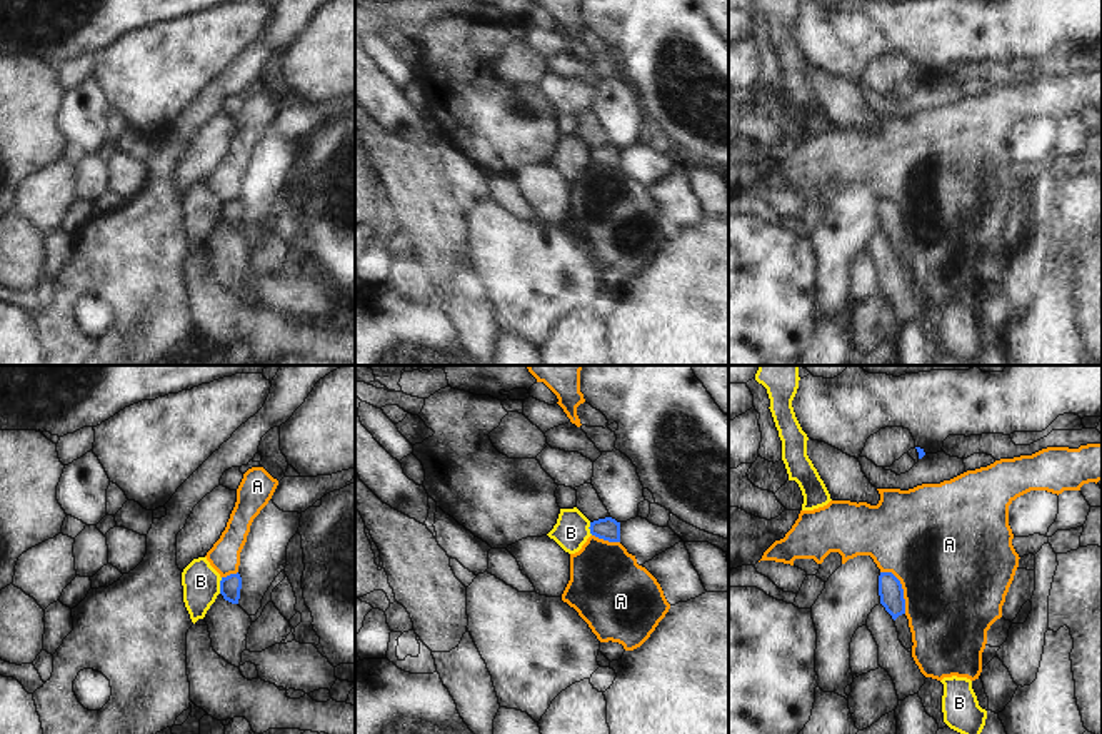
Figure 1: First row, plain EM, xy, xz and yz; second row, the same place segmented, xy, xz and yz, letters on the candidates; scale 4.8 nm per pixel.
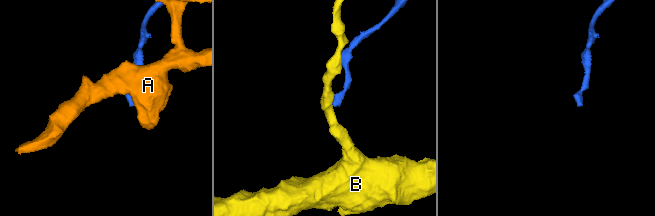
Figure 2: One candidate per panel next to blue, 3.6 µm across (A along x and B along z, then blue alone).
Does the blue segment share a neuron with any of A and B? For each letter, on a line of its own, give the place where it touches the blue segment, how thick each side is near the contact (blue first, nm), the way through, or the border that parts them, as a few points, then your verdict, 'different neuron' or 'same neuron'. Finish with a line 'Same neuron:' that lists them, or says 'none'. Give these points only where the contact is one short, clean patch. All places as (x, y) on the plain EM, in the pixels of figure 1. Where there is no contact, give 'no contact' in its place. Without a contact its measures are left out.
A: contact yz (901, 214); calibres 120 and 480 nm; different neuron
B: contact xy (220, 212); calibres 100 and 180 nm; border xy (222, 204), (219, 219); different neuron
Same neuron: none

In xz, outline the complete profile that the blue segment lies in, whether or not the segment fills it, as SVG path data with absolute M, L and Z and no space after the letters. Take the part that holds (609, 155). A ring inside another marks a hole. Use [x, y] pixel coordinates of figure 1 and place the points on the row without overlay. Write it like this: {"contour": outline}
{"contour": "M612 143L599 145L590 148L590 160L609 167L609 168L620 168L620 148Z"}

